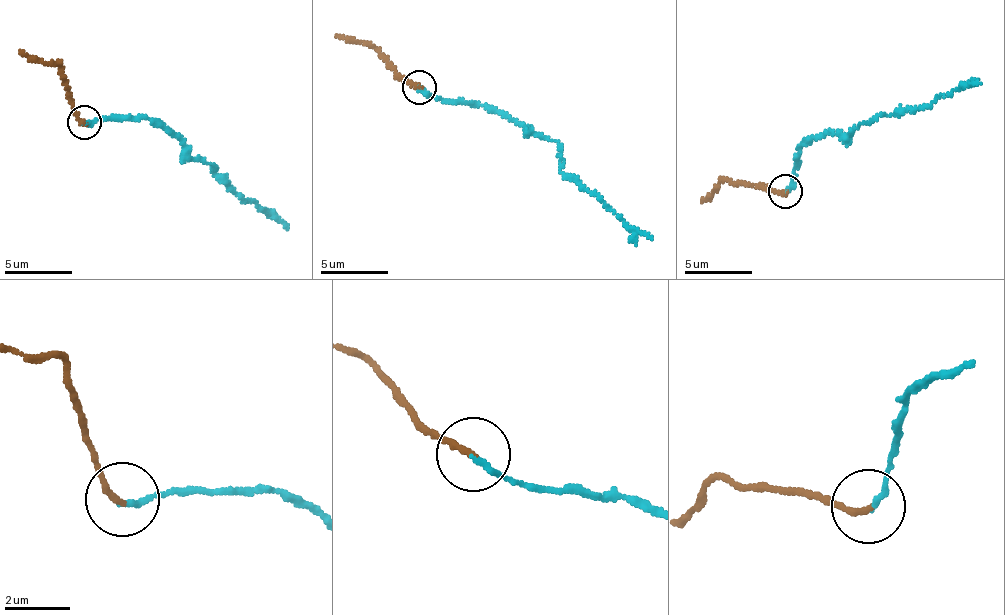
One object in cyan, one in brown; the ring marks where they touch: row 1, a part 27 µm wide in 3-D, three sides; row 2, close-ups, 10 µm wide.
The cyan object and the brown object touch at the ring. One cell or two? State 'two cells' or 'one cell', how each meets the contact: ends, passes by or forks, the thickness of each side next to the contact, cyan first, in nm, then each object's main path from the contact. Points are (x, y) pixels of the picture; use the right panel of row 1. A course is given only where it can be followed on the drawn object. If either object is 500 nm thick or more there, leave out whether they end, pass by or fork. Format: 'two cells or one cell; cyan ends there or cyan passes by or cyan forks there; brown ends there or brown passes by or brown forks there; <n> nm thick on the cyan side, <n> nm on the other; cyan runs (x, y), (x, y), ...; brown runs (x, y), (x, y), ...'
one cell; cyan ends there; brown ends there; 170 nm thick on the cyan side, 190 nm on the other; cyan runs (786, 191), (804, 138), (829, 131), (849, 135), (859, 125), (931, 103), (969, 82), (981, 83); brown runs (786, 191), (726, 180), (710, 200), (701, 199)

